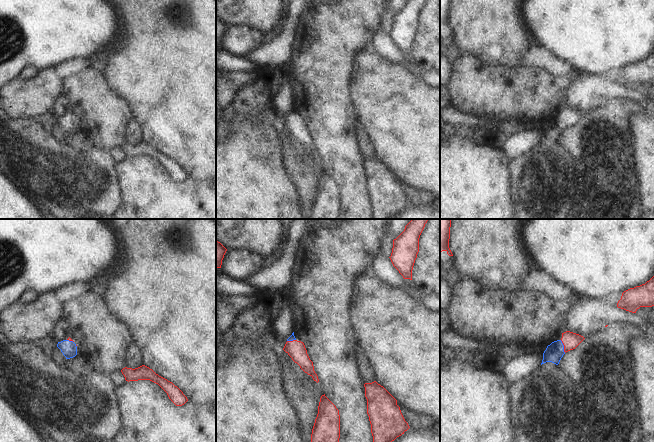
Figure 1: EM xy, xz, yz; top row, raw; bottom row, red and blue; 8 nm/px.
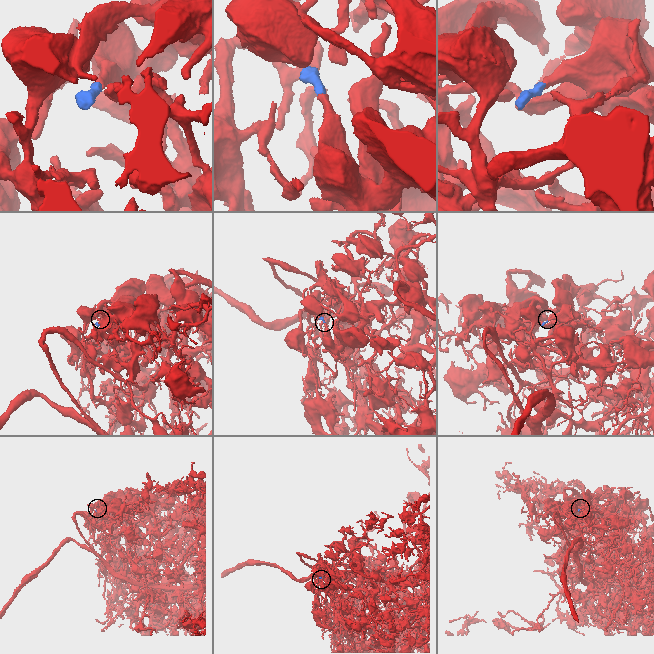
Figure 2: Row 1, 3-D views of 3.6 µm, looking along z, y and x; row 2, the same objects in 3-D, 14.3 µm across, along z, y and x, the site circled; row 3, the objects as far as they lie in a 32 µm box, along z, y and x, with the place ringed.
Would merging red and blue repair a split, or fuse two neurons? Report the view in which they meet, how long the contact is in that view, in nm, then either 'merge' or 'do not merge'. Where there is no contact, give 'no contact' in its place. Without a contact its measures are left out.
meets red in yz; contact 110 nm long; merge

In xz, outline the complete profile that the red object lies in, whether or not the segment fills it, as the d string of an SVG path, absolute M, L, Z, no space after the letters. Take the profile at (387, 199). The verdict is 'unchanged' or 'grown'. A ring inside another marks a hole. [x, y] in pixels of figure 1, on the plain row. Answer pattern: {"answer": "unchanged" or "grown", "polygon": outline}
{"answer": "unchanged", "polygon": "M376 157L365 159L364 163L372 219L391 219L410 204L397 176Z"}

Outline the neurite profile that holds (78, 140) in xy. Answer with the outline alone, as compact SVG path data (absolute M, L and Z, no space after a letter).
M56 122L53 126L52 133L59 142L73 147L75 150L80 152L86 153L93 148L91 141L81 130L77 129L75 133L67 135L61 126Z

